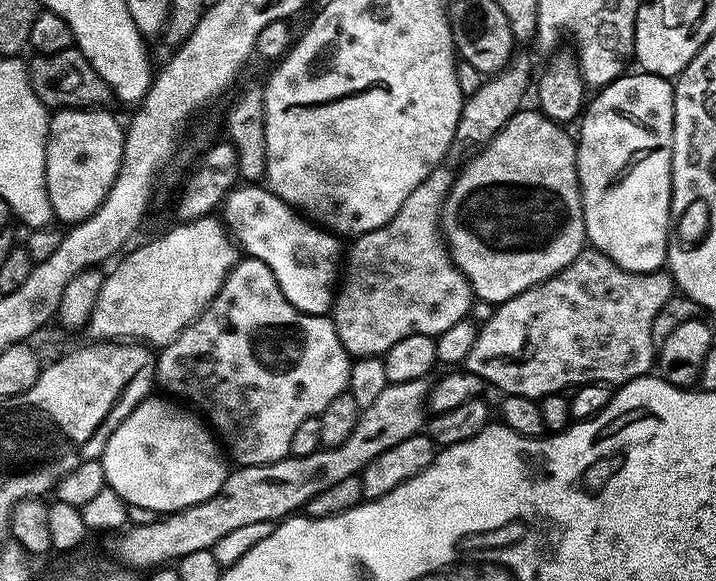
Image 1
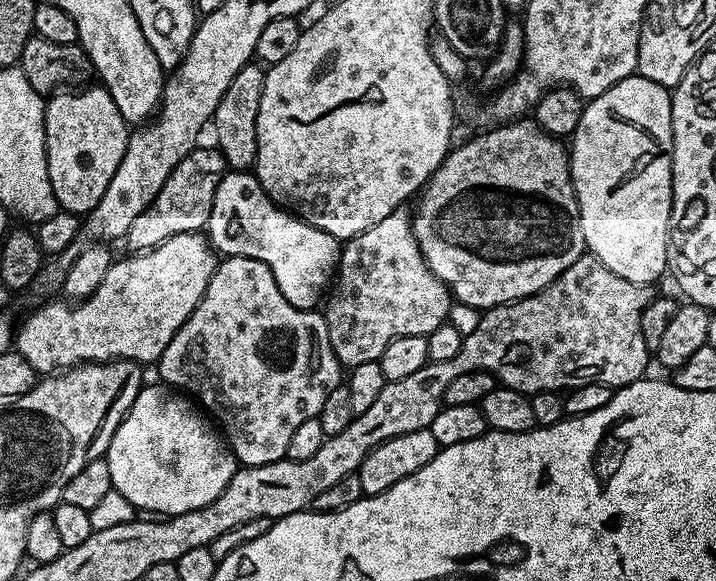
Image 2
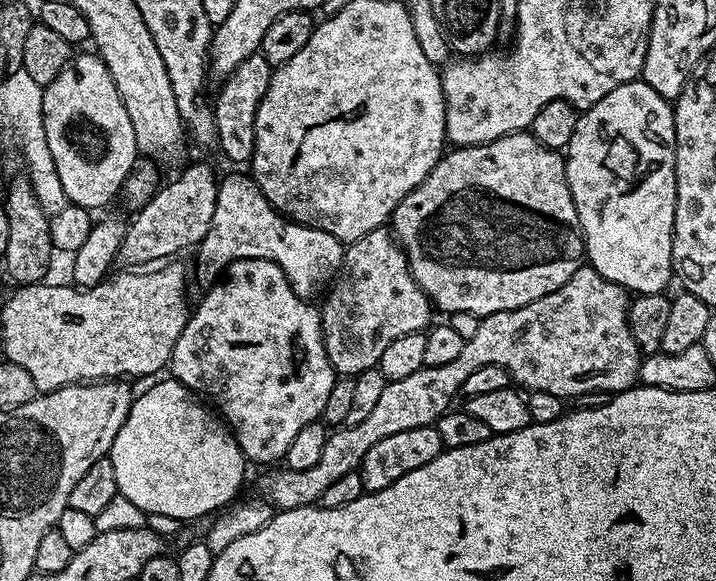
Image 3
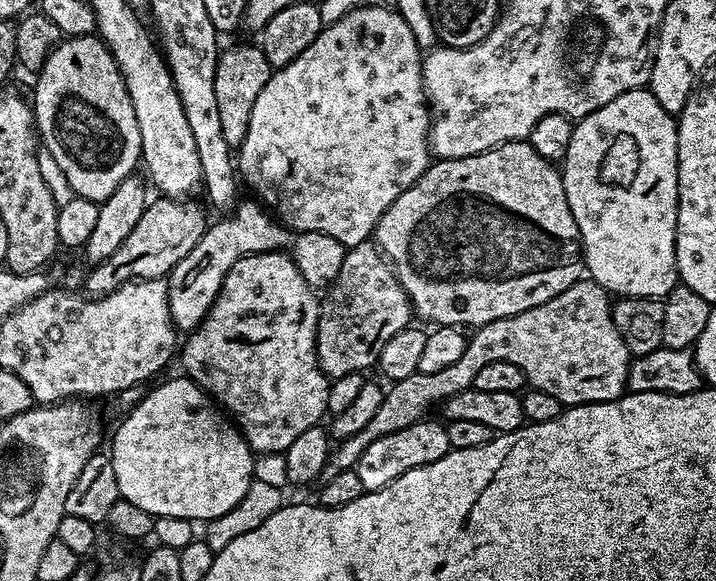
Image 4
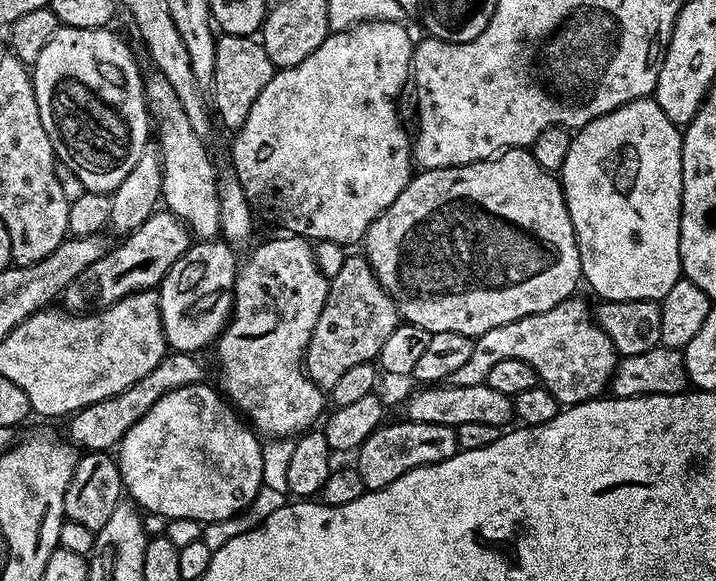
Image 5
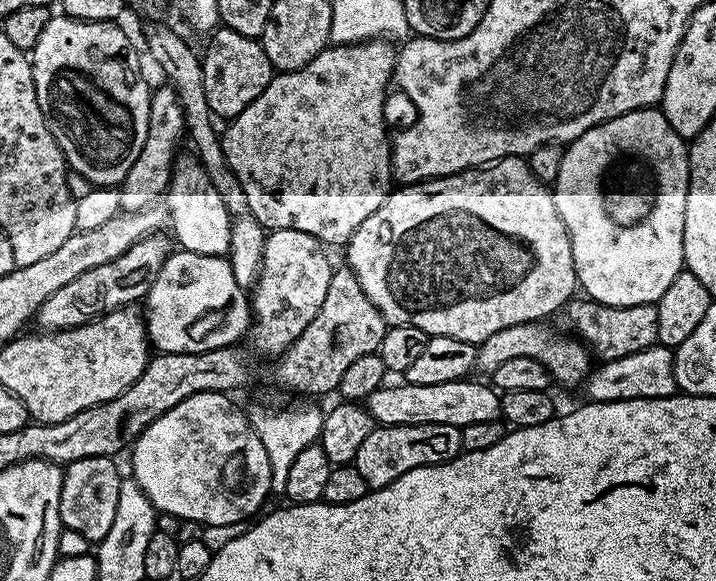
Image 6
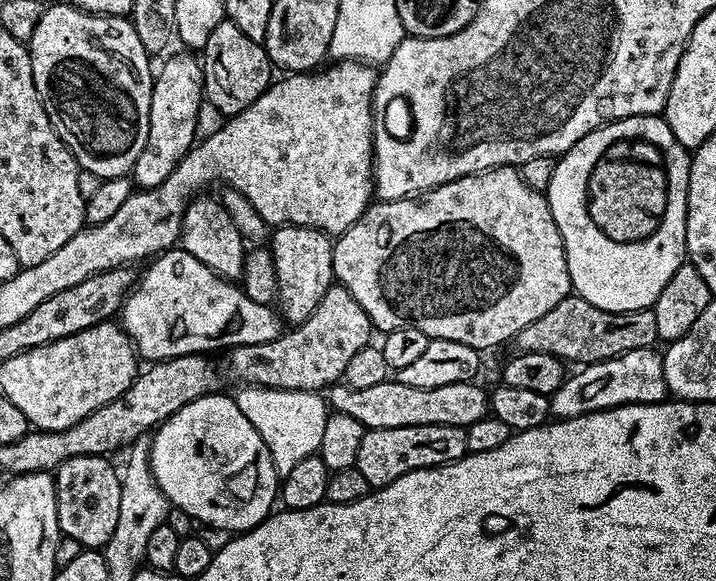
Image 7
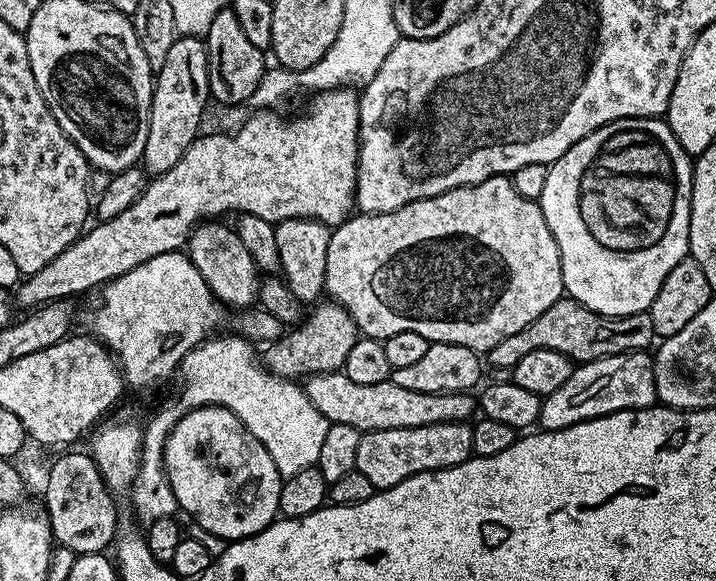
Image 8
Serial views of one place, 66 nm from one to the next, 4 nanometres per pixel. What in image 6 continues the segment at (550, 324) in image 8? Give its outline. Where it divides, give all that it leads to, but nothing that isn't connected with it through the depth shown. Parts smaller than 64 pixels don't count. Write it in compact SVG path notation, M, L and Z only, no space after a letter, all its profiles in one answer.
M573 298L564 305L563 316L577 332L573 333L604 362L626 358L626 354L638 354L638 350L646 350L658 341L658 310L655 304L606 306L597 300Z

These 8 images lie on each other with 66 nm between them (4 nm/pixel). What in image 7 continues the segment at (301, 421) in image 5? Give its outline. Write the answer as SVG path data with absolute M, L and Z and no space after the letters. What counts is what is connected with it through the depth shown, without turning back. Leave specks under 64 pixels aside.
M286 224L277 227L270 236L270 247L274 266L276 267L276 300L280 304L280 312L295 326L303 322L318 306L322 294L334 283L332 274L332 246L333 241L316 228L303 228L297 224Z

